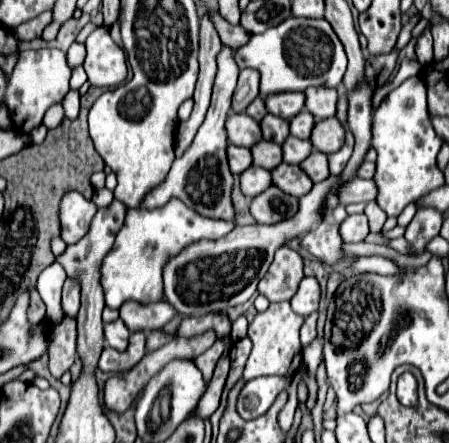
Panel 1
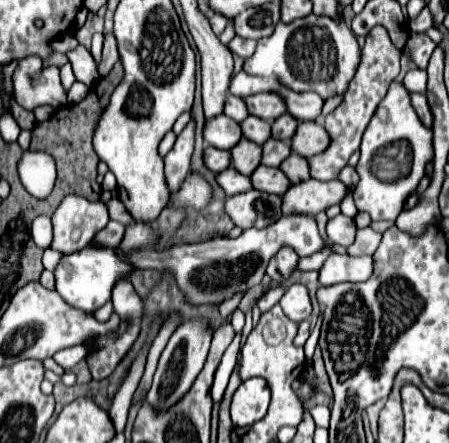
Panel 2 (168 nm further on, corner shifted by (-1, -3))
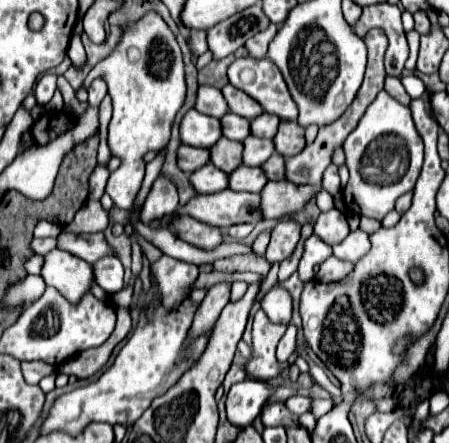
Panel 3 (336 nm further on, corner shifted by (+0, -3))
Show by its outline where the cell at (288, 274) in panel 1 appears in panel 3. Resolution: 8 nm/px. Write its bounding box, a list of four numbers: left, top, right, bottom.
[266,220,300,264]

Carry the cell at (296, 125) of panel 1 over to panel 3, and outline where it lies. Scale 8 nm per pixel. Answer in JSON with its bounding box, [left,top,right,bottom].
[250,114,280,140]

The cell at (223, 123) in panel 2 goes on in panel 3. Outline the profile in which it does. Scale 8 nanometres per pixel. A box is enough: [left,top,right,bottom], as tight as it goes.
[180,108,220,148]

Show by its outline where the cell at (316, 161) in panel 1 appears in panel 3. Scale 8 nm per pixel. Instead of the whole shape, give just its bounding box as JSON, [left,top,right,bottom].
[260,154,284,180]

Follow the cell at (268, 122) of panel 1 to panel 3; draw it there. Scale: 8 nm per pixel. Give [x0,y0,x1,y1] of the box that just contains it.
[220,112,248,140]

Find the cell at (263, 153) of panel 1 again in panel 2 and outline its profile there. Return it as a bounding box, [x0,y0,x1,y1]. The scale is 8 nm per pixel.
[231,138,263,176]

